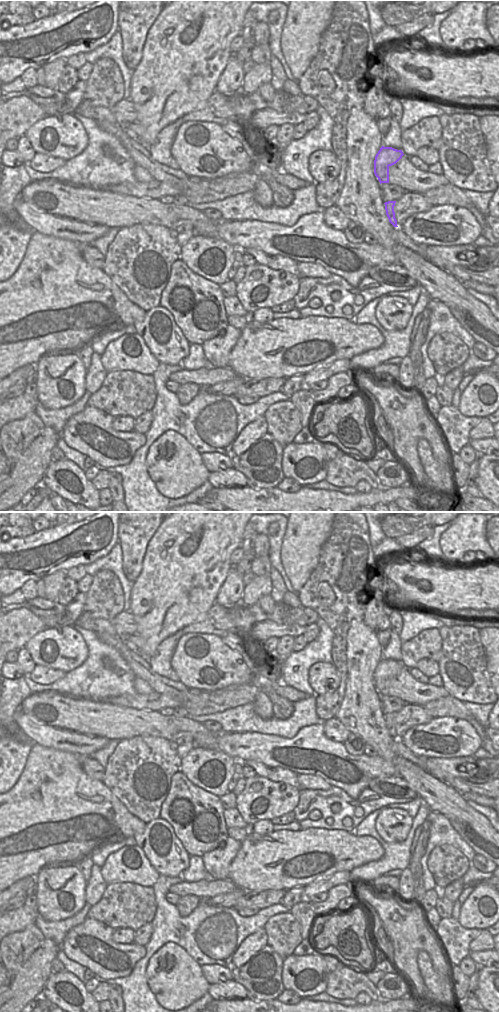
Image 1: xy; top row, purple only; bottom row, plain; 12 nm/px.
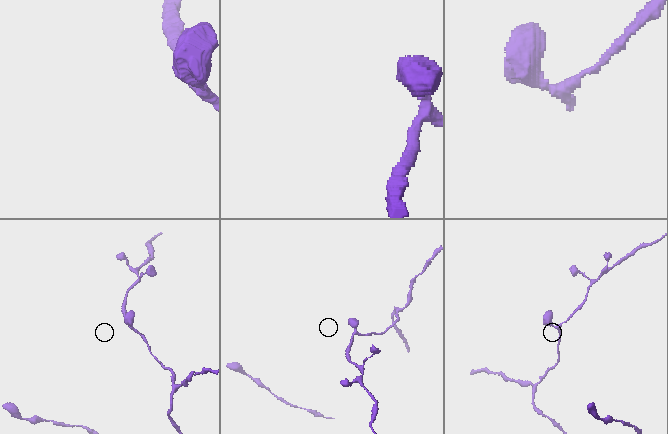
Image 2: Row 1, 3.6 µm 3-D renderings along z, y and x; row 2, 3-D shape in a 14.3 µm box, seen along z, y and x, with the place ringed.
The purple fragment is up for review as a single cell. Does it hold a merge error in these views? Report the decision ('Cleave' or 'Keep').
Keep

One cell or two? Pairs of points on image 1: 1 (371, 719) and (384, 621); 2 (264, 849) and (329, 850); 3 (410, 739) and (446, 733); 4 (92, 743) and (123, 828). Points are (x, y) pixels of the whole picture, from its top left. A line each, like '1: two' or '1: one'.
1: two
2: one
3: one
4: two

